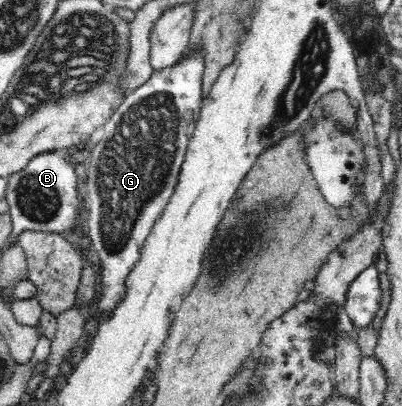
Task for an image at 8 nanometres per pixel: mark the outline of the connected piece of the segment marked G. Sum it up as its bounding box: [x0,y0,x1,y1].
[85,53,203,329]

